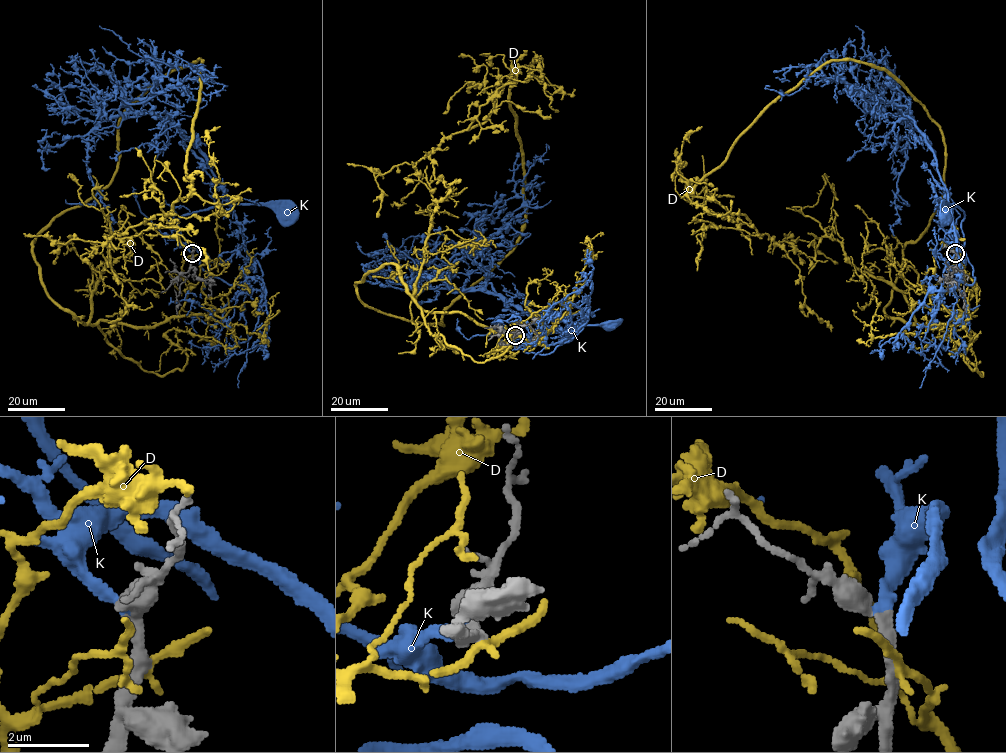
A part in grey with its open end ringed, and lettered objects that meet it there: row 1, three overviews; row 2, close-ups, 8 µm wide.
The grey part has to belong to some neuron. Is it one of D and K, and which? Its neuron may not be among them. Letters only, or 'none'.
K

